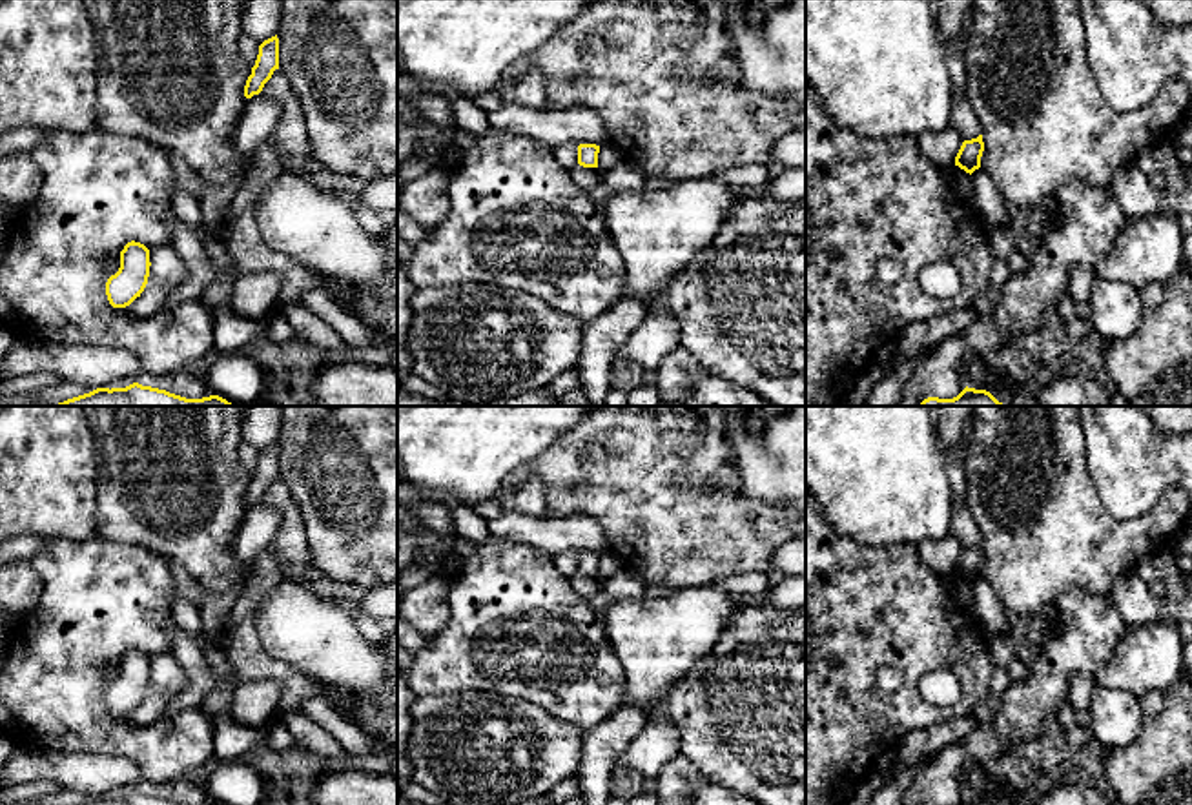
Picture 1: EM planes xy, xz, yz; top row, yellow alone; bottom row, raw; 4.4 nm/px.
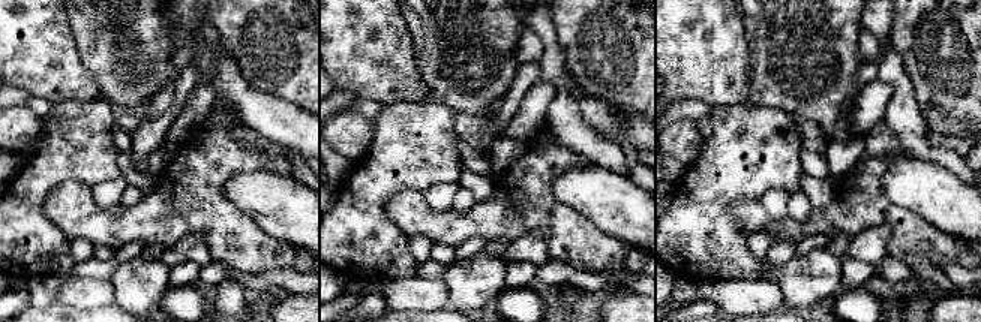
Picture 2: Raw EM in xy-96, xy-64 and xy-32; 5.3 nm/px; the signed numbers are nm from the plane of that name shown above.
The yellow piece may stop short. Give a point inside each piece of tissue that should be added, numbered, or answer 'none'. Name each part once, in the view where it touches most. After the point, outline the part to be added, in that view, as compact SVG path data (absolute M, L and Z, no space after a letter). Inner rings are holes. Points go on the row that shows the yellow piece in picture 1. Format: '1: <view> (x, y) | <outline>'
none

